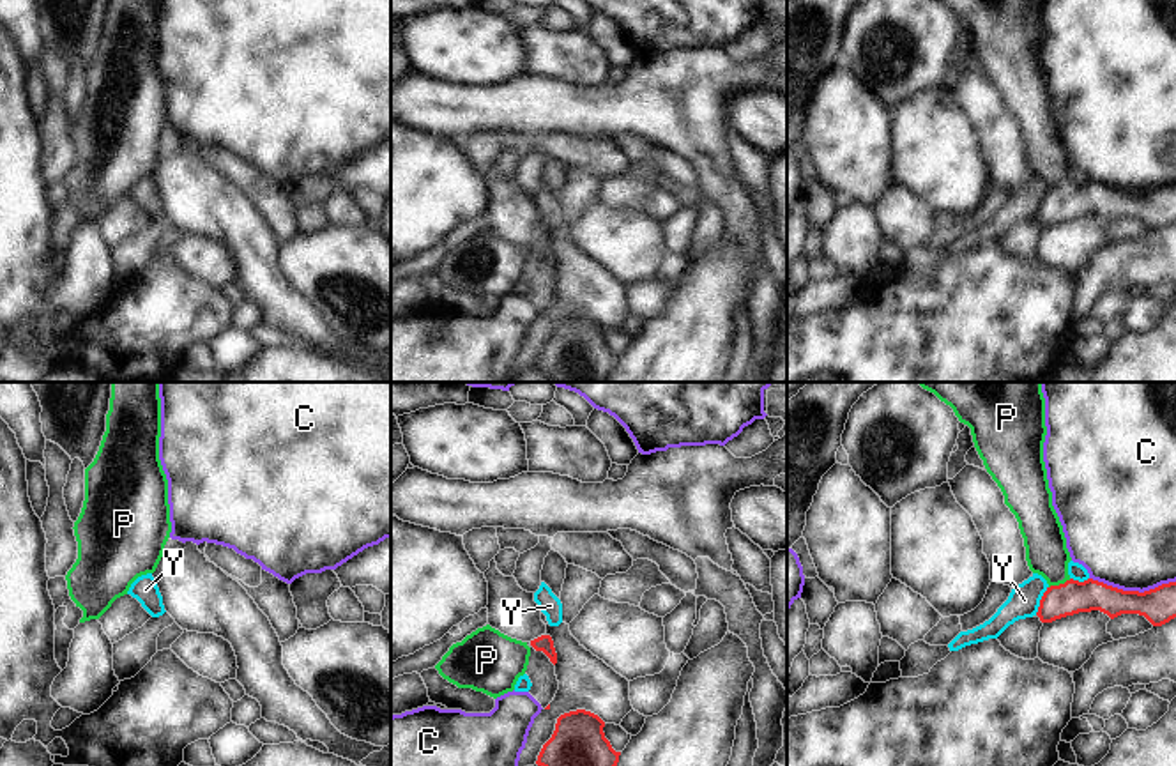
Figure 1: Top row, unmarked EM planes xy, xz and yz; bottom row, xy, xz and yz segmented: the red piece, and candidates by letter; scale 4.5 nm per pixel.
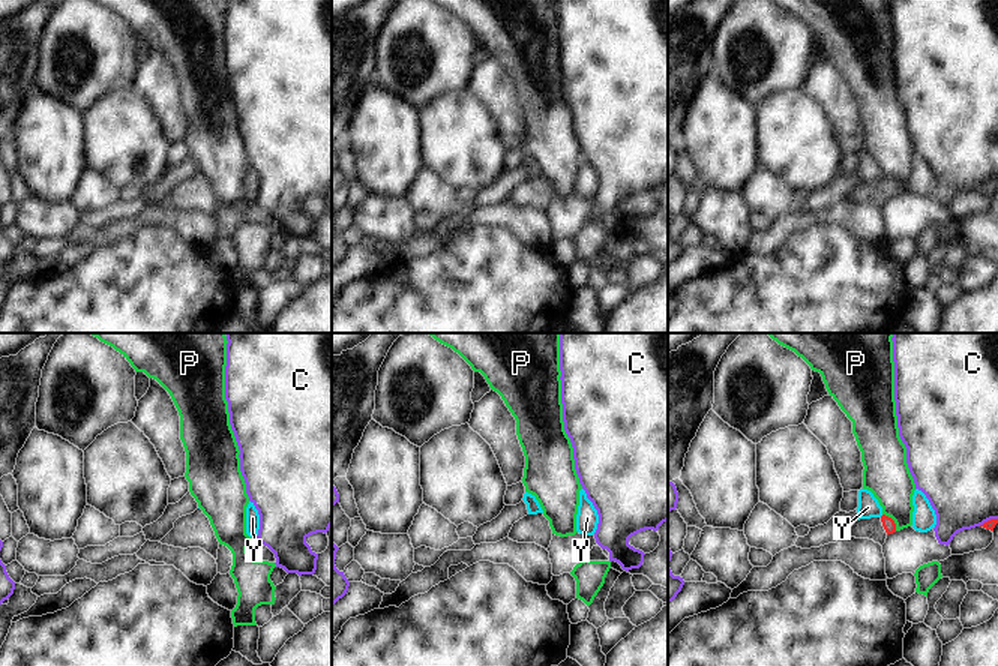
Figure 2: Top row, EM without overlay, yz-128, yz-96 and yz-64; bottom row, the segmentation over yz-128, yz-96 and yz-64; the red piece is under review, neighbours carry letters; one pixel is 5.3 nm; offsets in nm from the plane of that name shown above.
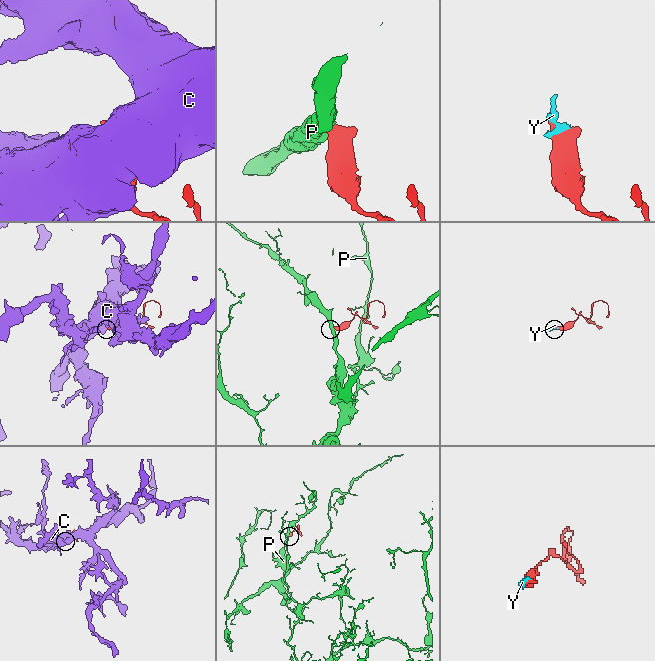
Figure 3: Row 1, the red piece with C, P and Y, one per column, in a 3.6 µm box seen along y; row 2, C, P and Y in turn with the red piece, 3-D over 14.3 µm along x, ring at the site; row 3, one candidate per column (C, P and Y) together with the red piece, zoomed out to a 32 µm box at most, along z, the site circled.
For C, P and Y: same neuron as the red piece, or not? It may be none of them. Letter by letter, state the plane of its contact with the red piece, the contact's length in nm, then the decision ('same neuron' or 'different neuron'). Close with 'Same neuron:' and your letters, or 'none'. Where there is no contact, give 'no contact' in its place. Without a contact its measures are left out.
C: meets red in yz; contact 400 nm long; different neuron
P: meets red in yz; contact 110 nm long; different neuron
Y: meets red in yz; contact 150 nm long; different neuron
Same neuron: none

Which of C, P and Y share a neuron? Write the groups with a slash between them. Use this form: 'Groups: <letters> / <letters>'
Groups: C / P / Y

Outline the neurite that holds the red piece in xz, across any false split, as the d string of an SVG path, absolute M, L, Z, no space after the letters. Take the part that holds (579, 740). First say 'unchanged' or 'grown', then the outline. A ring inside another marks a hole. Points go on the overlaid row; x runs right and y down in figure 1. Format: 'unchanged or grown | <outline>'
unchanged | M585 709L557 718L552 738L543 745L538 766L617 766L615 752L603 732L605 722Z

